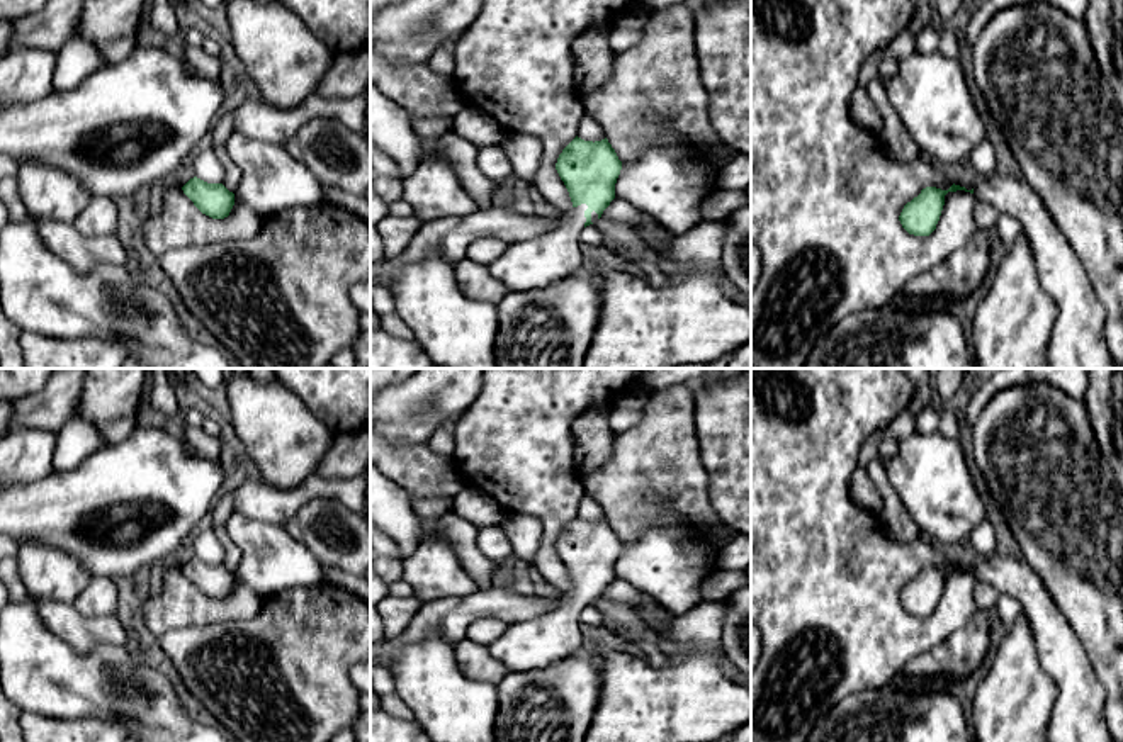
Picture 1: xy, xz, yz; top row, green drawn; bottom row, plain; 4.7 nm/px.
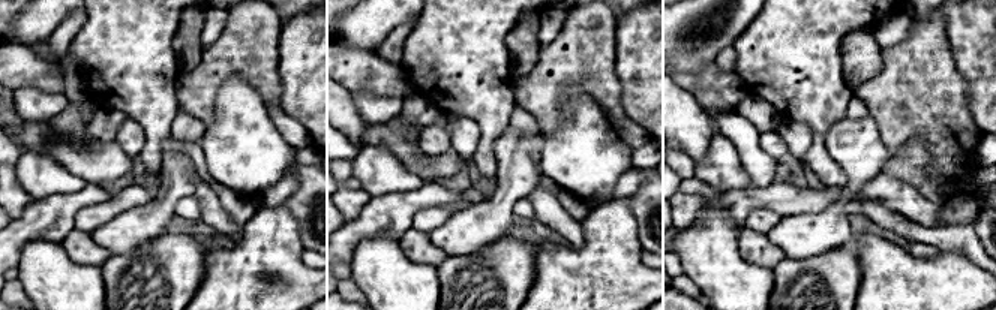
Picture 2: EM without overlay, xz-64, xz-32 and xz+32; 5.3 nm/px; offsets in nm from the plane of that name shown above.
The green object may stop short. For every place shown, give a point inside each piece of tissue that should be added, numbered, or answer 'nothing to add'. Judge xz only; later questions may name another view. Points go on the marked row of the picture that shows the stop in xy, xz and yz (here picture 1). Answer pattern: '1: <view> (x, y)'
1: xz (530, 265)

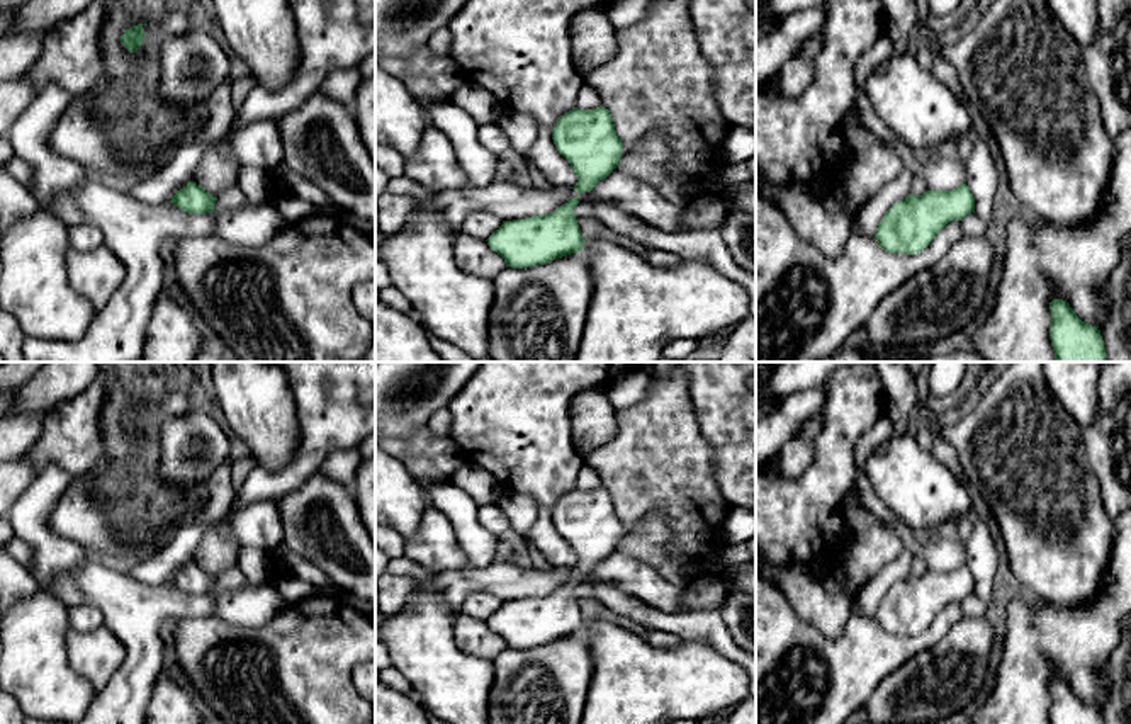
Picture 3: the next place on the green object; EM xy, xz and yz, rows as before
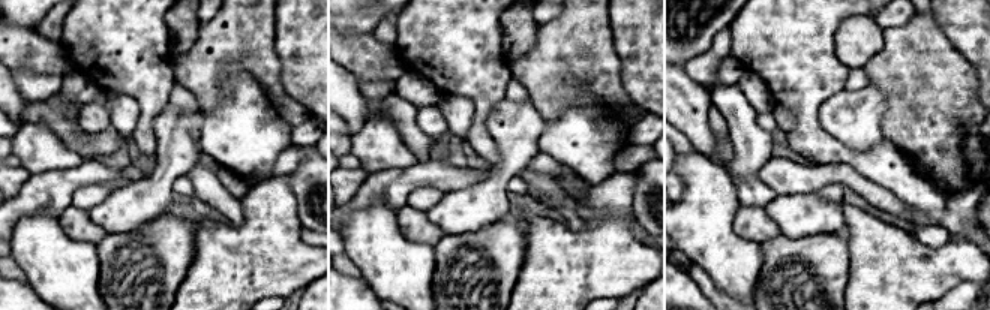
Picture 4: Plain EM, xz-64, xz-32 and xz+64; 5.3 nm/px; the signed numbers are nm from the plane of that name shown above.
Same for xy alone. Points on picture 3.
nothing to add

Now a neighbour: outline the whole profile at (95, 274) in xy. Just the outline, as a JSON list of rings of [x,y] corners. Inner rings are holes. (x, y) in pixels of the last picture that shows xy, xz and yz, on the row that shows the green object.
[[[104,245],[88,252],[70,248],[66,272],[71,289],[85,296],[97,313],[105,309],[126,275],[122,262]]]

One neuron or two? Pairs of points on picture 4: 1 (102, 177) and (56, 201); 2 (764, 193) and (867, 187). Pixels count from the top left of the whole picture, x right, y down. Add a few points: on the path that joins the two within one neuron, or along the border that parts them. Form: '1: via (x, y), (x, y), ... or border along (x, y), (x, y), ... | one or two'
1: via (90, 177), (78, 177), (66, 189) | one
2: border along (768, 159), (758, 171), (758, 177), (777, 195) | two

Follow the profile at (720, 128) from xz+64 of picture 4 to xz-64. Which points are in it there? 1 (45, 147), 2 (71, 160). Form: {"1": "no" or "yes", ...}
{"1": "yes", "2": "yes"}

